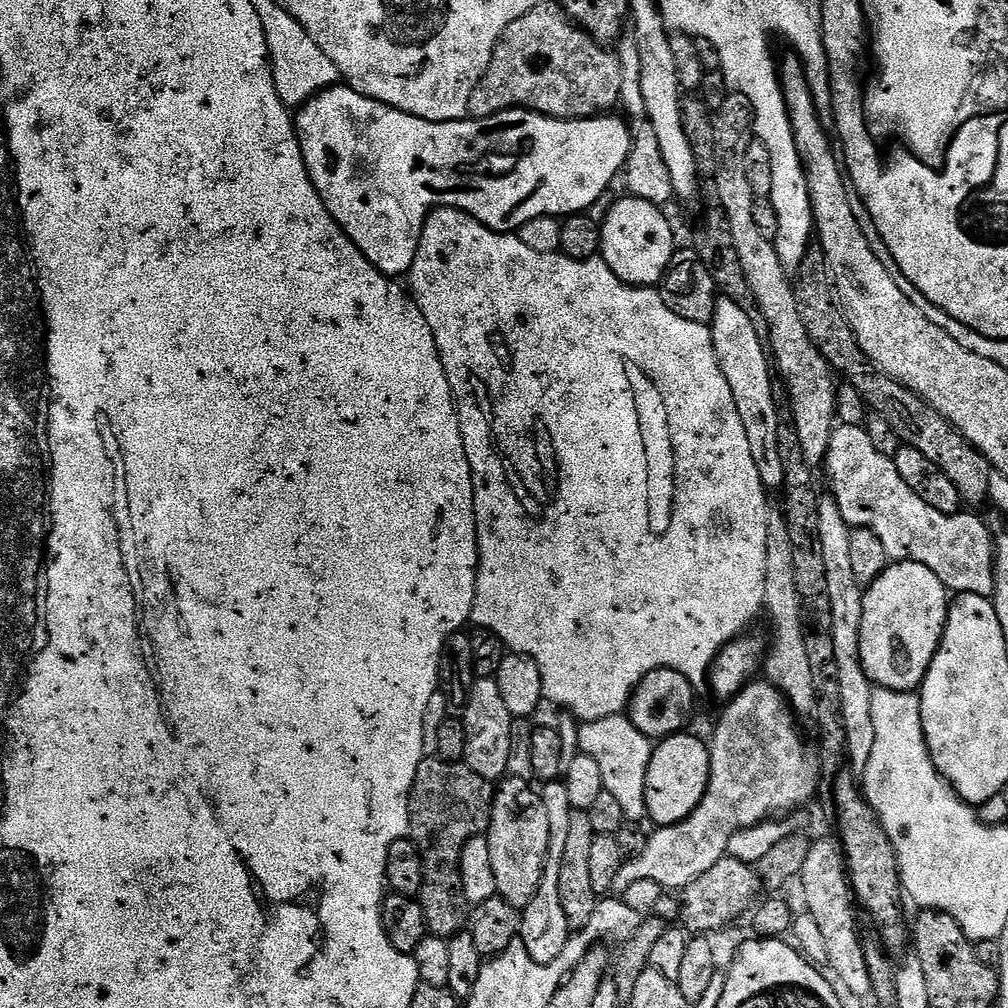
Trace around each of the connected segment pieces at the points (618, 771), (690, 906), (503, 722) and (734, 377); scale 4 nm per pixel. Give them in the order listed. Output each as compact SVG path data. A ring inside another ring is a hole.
M627 715L607 716L598 722L581 723L580 752L594 758L602 770L602 782L605 792L614 794L614 798L622 805L625 821L640 822L647 817L646 810L646 770L650 766L650 758L654 747L653 741L642 734Z
M727 855L683 888L681 896L684 897L680 900L683 927L692 934L712 934L708 932L716 932L734 923L744 911L747 913L757 903L759 892L762 885L755 867Z
M477 679L468 689L468 699L463 708L462 719L466 730L466 754L463 763L474 770L474 774L482 774L482 778L490 782L505 779L510 762L511 722L514 717L510 710L506 710L506 701L502 699L496 679Z
M720 296L710 325L712 341L718 354L718 362L722 366L722 374L726 374L726 382L730 382L734 406L738 406L738 414L742 417L742 426L746 430L747 440L750 441L750 454L754 454L754 466L758 466L758 478L762 478L765 489L780 490L784 487L782 457L778 455L778 426L782 422L782 416L776 405L776 392L772 389L774 368L766 351L761 329L753 313L748 311L745 305Z

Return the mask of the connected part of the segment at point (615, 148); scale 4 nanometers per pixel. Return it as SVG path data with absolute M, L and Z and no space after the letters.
M333 86L316 93L312 99L295 113L294 127L296 137L302 150L302 158L306 162L306 170L310 174L312 184L318 190L326 210L338 222L338 226L362 250L362 254L378 271L386 276L400 278L400 275L411 273L414 254L418 254L418 242L422 238L424 223L429 211L434 208L457 208L459 212L465 212L467 216L474 217L495 232L515 233L530 218L539 216L555 216L563 218L577 214L587 213L588 207L602 194L613 187L612 179L623 173L627 163L628 155L632 149L633 133L616 117L616 114L605 114L603 116L588 116L584 120L559 120L553 116L543 116L537 112L527 112L524 108L511 108L505 112L499 112L496 116L474 120L465 118L463 120L447 120L446 122L430 122L422 118L414 118L414 114L406 114L402 110L392 108L389 104L378 102L374 98L366 98L347 86Z

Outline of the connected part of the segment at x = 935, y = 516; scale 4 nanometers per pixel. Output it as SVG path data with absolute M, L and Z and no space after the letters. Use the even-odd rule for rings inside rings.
M841 423L833 428L830 438L830 450L826 454L822 465L823 471L828 471L828 484L832 487L831 499L836 501L842 518L849 528L868 528L878 539L882 546L886 546L886 554L889 561L909 560L910 562L922 562L929 570L938 574L949 593L978 594L991 597L994 592L994 544L988 540L988 532L984 524L976 516L971 516L968 510L955 512L952 516L942 514L932 507L926 506L906 482L902 482L902 474L898 474L895 459L878 454L874 450L873 443L864 426L858 424Z

